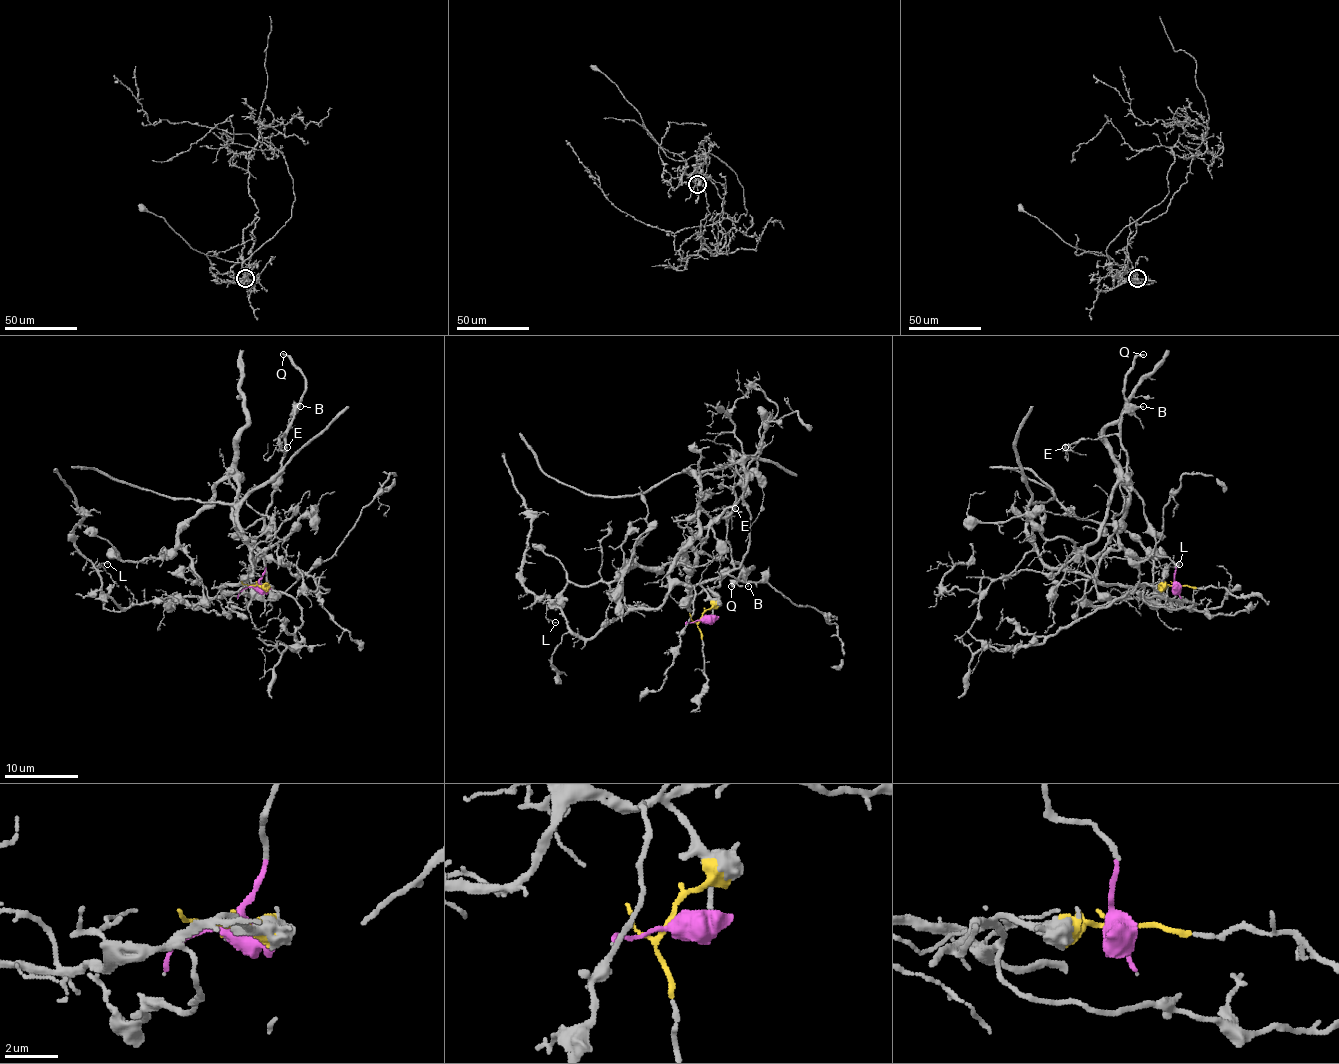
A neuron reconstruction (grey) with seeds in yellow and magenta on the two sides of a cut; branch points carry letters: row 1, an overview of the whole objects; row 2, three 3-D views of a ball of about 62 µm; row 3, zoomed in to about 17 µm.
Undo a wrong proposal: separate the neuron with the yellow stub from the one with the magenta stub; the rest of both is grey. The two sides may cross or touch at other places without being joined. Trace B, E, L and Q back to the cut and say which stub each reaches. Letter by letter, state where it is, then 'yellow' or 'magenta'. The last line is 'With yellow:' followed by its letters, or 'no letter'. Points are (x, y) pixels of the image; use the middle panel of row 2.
B: (748, 586) | magenta
E: (735, 508) | magenta
L: (555, 622) | yellow
Q: (731, 586) | magenta
With yellow: L

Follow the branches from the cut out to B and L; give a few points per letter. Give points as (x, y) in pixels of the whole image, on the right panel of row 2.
B: (1175, 586), (1175, 564), (1157, 551), (1155, 529), (1131, 483), (1120, 436), (1121, 416), (1144, 407)
L: (1175, 584), (1142, 584), (1142, 594), (1194, 607), (1171, 605), (1153, 584), (1162, 564), (1179, 564)

